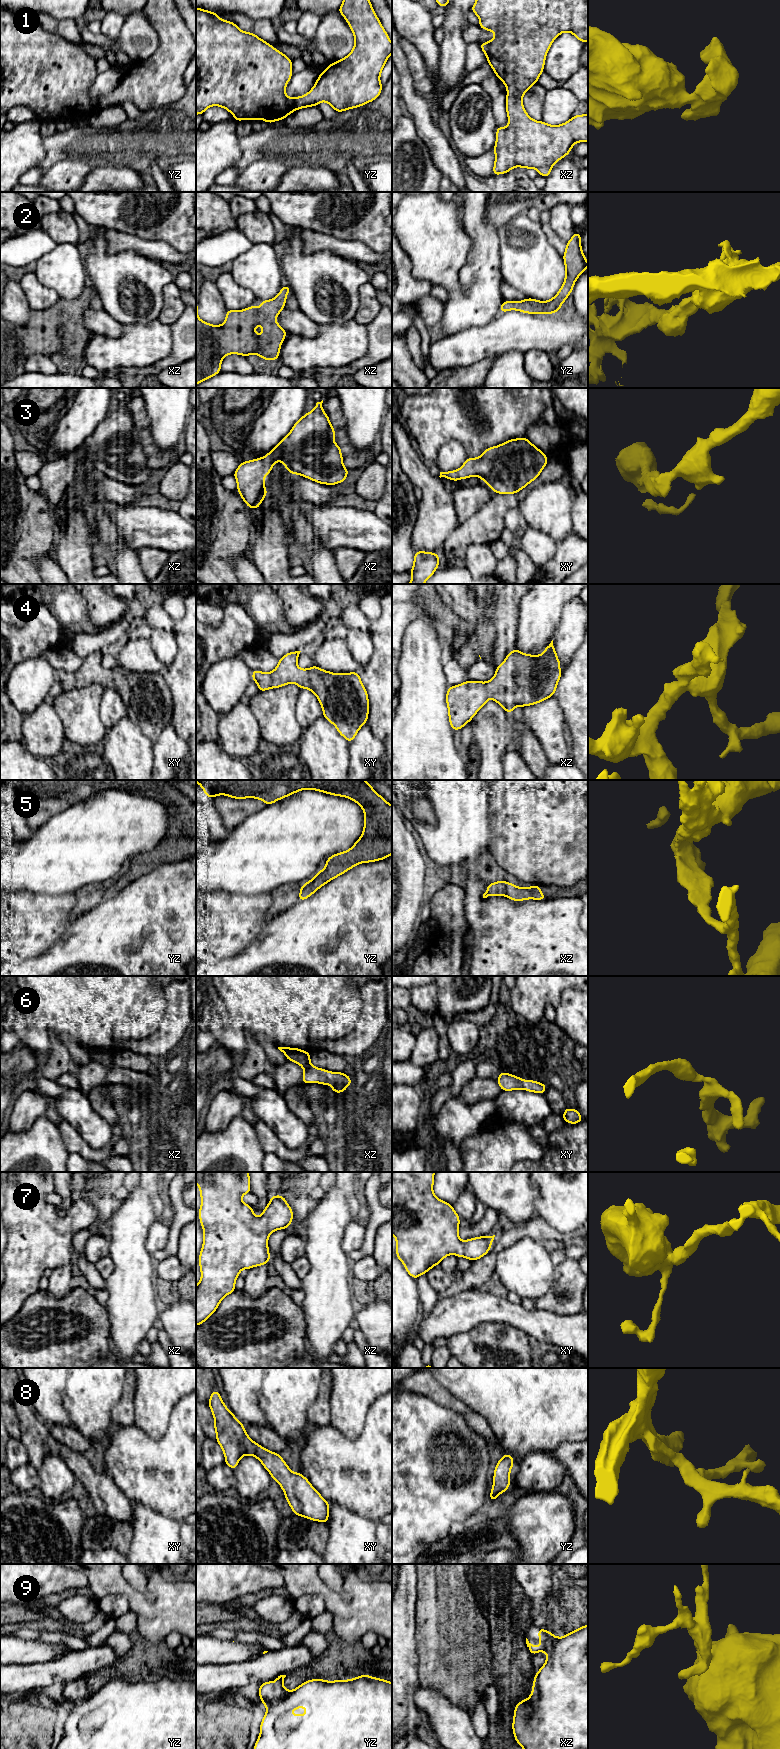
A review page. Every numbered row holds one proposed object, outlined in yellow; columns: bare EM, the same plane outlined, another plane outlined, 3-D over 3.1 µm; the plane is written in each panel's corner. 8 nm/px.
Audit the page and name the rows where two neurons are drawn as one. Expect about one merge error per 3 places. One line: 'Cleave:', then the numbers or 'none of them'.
Cleave: none of them

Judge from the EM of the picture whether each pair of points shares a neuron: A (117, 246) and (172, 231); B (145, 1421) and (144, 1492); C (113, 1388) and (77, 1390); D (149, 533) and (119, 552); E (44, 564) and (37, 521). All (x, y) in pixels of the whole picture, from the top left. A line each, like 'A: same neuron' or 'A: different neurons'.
A: different neurons
B: different neurons
C: same neuron
D: different neurons
E: different neurons

